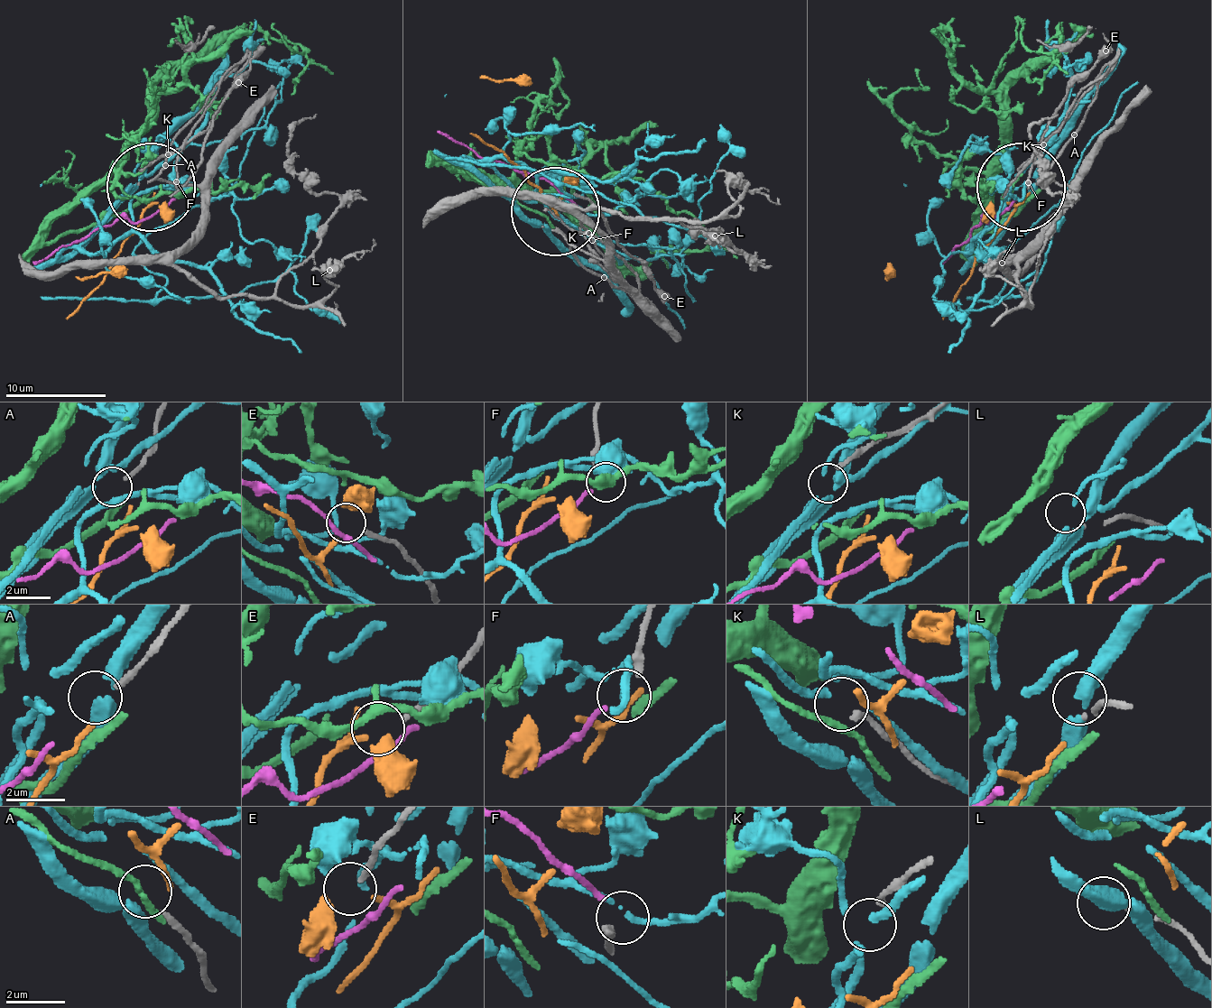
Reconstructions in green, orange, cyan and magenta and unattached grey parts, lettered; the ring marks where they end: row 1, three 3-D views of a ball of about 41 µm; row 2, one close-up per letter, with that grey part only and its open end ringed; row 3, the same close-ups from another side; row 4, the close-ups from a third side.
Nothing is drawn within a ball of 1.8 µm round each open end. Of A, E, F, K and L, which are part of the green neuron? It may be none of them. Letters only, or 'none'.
none

